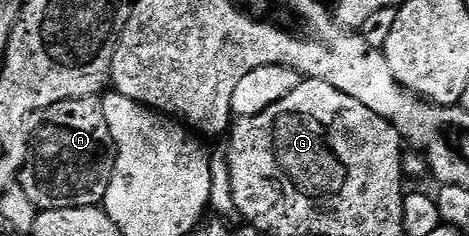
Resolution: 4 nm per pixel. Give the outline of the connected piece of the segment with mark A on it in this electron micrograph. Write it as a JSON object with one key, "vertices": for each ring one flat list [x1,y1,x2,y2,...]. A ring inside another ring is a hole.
{"vertices":[[95,95,82,97,81,99,71,99,70,101,58,101,58,105,50,105,46,109,36,111,30,117,30,142,26,147,24,157,24,167,20,171,18,185,26,191,26,196,40,211,57,211,58,209,74,209,75,207,100,207,106,197,106,189,110,189,112,180,112,166,116,164,116,152,112,146,112,134,106,125,106,113,104,104]]}

